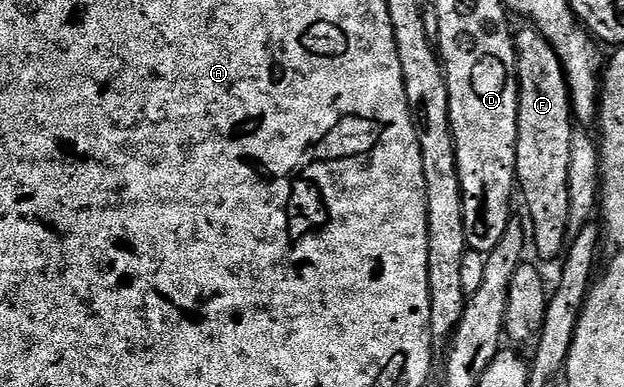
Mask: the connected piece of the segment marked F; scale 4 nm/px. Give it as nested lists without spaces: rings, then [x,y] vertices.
[[[525,26],[515,36],[517,50],[517,97],[519,98],[519,134],[517,135],[517,182],[519,196],[529,207],[528,223],[531,225],[531,244],[543,259],[560,257],[566,247],[565,236],[569,231],[569,167],[571,166],[571,146],[575,121],[573,109],[569,107],[569,88],[565,85],[565,72],[555,50],[532,26]]]

